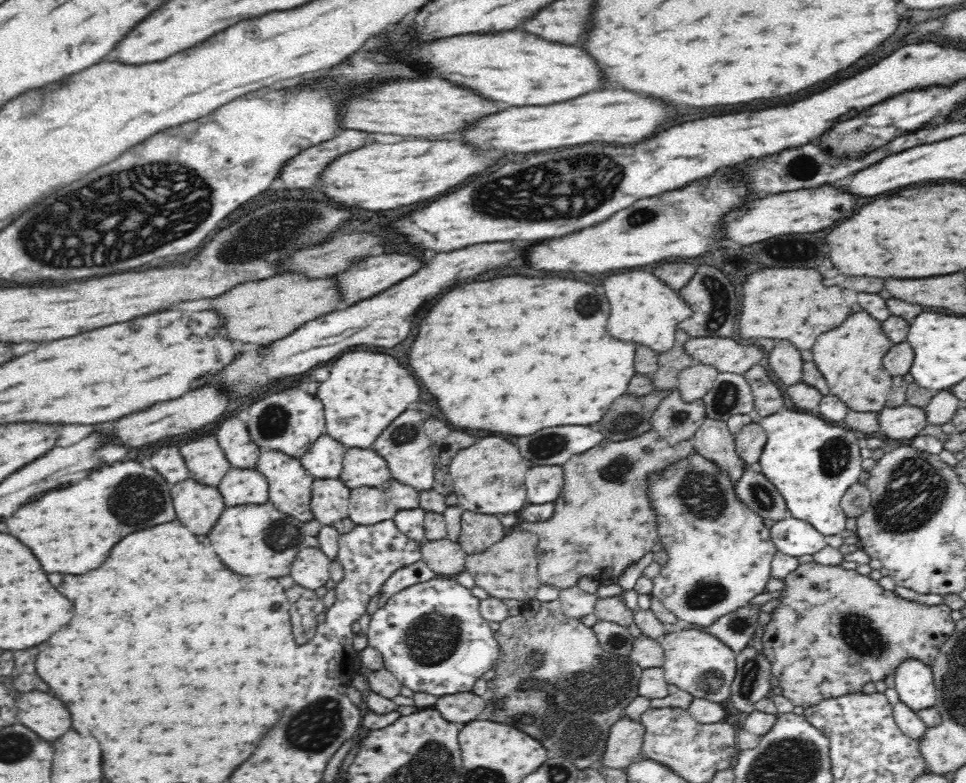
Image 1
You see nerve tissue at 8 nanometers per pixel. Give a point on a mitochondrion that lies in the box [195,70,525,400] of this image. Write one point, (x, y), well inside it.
(276, 234)

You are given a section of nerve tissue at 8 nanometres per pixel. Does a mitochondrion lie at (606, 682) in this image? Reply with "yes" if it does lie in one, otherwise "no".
yes

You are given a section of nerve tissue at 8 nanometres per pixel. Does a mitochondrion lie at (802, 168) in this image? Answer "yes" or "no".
yes

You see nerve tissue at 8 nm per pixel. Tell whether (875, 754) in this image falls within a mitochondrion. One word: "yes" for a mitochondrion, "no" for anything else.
no

